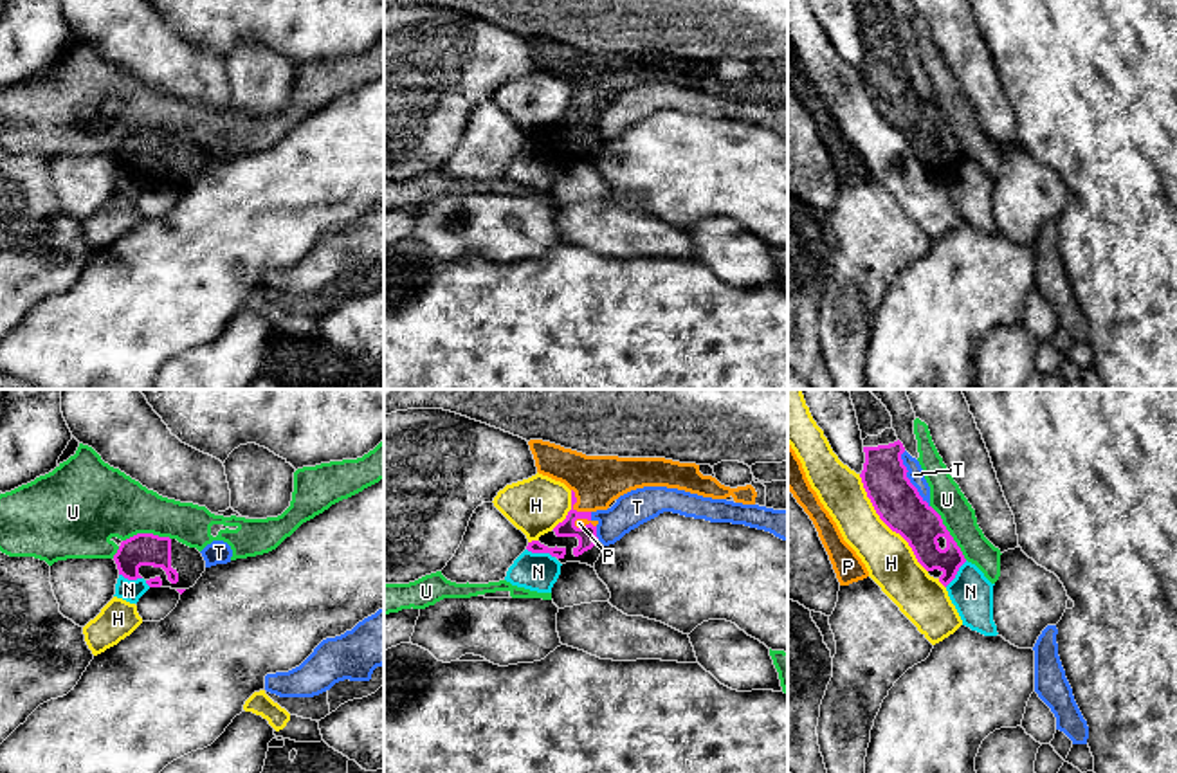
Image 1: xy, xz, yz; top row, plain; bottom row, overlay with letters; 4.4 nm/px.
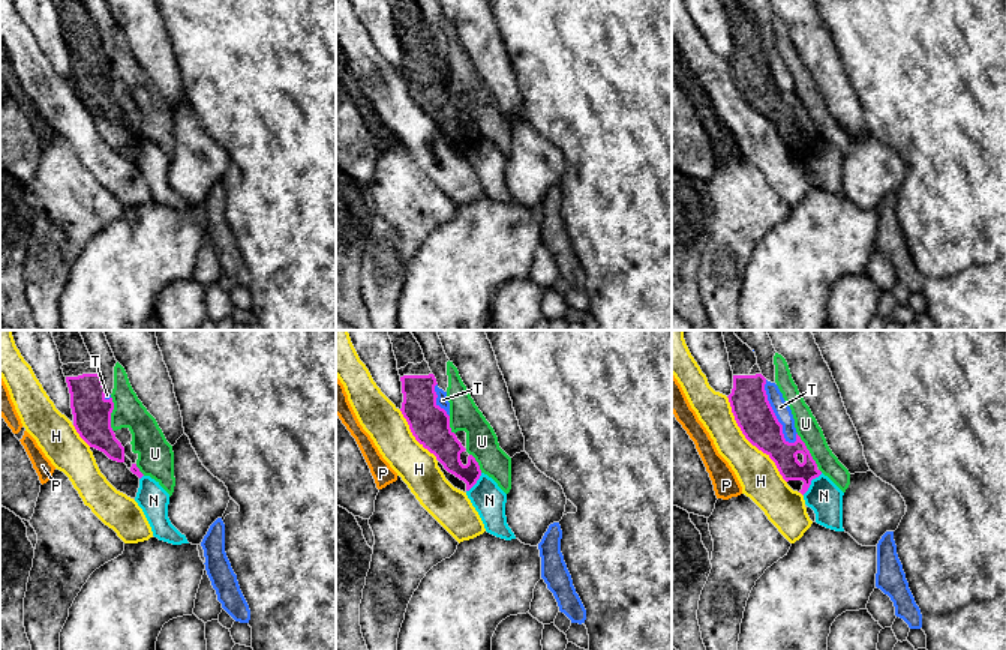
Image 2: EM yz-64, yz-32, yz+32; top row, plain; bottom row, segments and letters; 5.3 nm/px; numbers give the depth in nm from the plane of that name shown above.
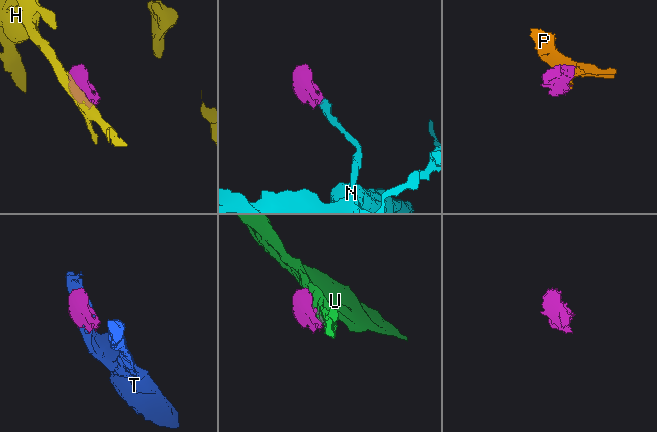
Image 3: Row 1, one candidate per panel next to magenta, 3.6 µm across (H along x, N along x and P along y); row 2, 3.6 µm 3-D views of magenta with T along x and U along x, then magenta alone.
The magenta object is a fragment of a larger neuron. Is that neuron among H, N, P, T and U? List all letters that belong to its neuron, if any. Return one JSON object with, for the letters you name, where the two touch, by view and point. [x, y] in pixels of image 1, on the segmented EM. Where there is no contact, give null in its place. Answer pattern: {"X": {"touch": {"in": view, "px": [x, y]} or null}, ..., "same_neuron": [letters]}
{"P": {"touch": {"in": "xz", "px": [572, 507]}}, "same_neuron": ["P"]}

